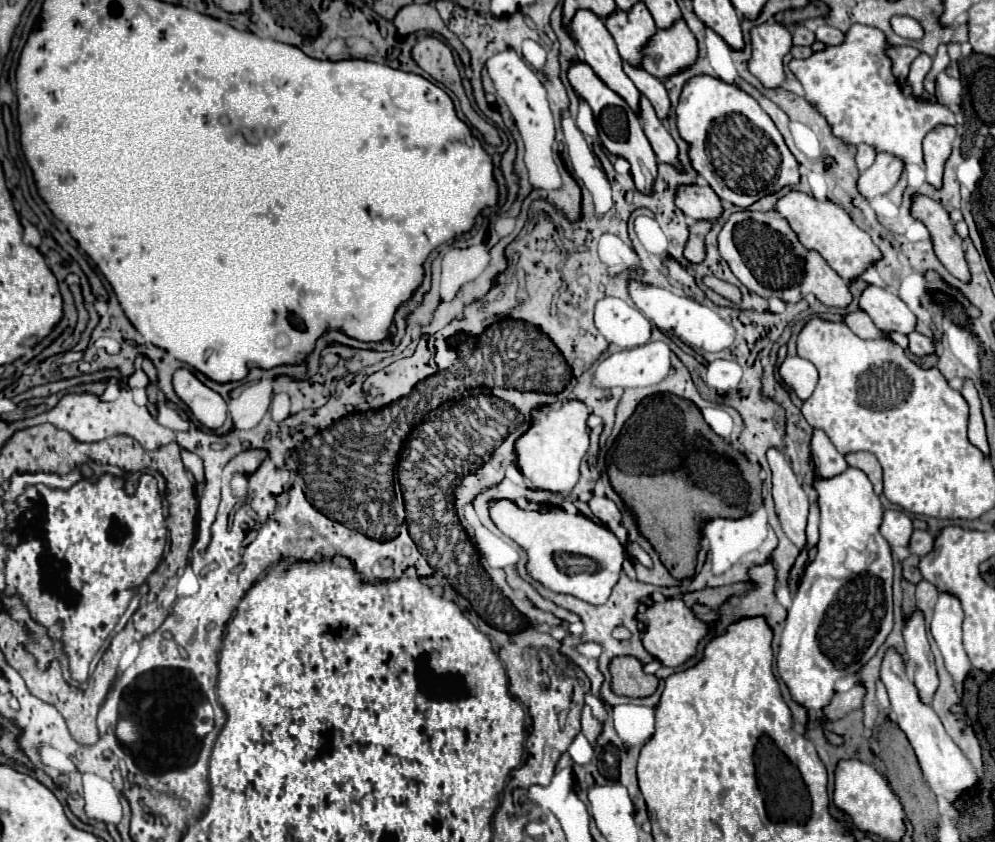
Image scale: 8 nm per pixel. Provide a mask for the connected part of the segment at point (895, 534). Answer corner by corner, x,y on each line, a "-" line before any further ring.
885,510
881,534
891,546
909,546
909,538
913,534
911,518
899,510

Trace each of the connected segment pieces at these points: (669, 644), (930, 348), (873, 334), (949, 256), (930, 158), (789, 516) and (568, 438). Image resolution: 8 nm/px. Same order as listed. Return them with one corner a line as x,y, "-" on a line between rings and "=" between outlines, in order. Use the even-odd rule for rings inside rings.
669,598
663,602
655,602
645,610
645,614
637,614
639,622
645,626
643,632
643,646
645,650
655,656
663,666
681,666
691,660
697,652
699,640
709,632
709,624
699,620
693,610
685,606
681,598
=
911,332
911,334
909,334
909,350
911,350
915,356
923,358
923,356
927,356
927,354
935,354
937,348
935,348
935,344
933,344
931,338
921,336
919,332
=
853,312
845,318
845,322
859,338
889,338
887,332
877,328
865,312
=
913,196
913,216
921,220
933,238
935,254
941,264
961,282
971,280
969,266
963,256
963,240
953,228
949,212
935,200
927,196
=
939,126
929,132
923,140
925,166
927,166
927,182
933,188
941,188
943,184
943,166
951,154
951,142
955,138
953,126
=
777,448
767,450
767,460
773,472
773,500
775,508
781,520
781,526
789,540
797,548
805,548
807,536
805,536
805,526
807,526
807,512
809,512
809,498
795,476
791,464
787,462
785,454
=
563,402
559,410
539,408
533,412
531,428
517,440
517,462
523,476
529,480
533,490
561,492
569,496
573,486
579,482
579,464
589,450
589,412
583,402

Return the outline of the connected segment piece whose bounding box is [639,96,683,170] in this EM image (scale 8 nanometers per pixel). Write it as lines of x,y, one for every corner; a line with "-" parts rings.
641,96
641,118
639,120
643,122
645,136
651,142
657,160
663,164
671,164
677,170
683,170
683,166
679,162
679,148
677,148
675,140
671,138
667,128
663,128
663,122
655,116
653,106
645,96

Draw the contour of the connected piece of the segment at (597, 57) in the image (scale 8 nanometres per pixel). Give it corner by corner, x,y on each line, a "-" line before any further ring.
579,10
575,14
575,18
569,24
569,34
573,36
575,44
585,52
585,62
593,68
593,72
613,90
617,92
635,114
639,114
639,90
635,88
635,84
629,80
629,76
623,72
623,60
619,56
619,50
615,46
613,36
609,34
609,30
605,28
605,22
601,18
597,18
597,14
589,12
589,10

